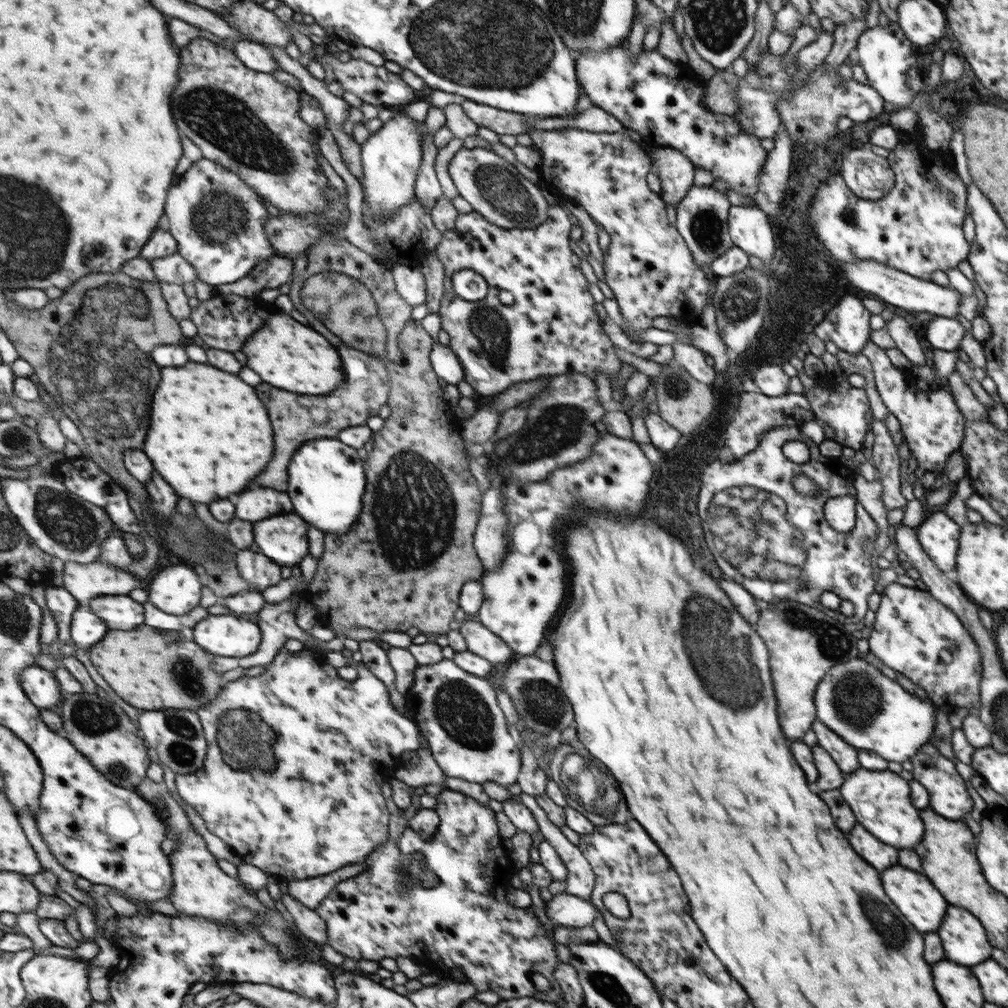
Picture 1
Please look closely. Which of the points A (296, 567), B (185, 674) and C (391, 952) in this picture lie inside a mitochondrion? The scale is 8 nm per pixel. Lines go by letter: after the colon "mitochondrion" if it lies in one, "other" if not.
A: other
B: mitochondrion
C: other

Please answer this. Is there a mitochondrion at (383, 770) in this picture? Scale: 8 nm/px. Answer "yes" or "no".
no

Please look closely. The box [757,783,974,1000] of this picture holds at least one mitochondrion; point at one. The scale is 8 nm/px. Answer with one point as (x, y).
(889, 928)

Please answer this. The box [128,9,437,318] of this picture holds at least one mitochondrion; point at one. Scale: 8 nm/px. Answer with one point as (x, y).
(224, 121)

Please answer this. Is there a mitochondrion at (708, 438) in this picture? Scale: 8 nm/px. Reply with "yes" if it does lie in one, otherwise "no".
no

